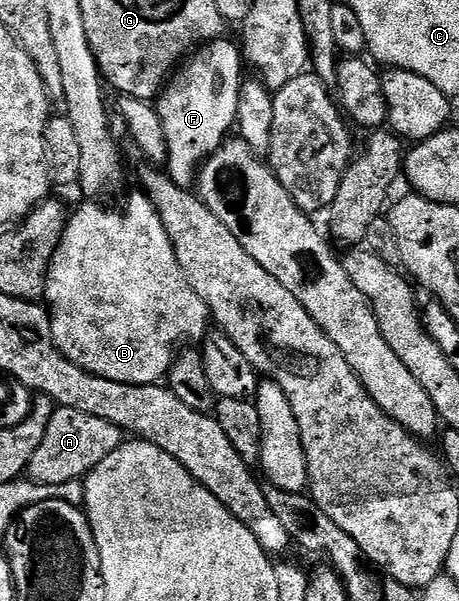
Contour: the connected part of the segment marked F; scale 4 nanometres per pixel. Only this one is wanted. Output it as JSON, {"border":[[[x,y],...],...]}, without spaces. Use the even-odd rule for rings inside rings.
{"border":[[[221,37],[201,46],[169,78],[157,102],[156,108],[163,123],[164,139],[172,147],[164,169],[177,185],[193,186],[198,170],[202,168],[206,158],[215,153],[218,146],[227,140],[228,134],[235,128],[238,93],[241,91],[244,74],[234,69],[234,65],[242,65],[244,57],[236,43],[235,46],[226,40]],[[201,76],[216,79],[226,77],[226,81],[220,82],[215,89],[205,89],[204,86],[198,85],[202,81]]]}

